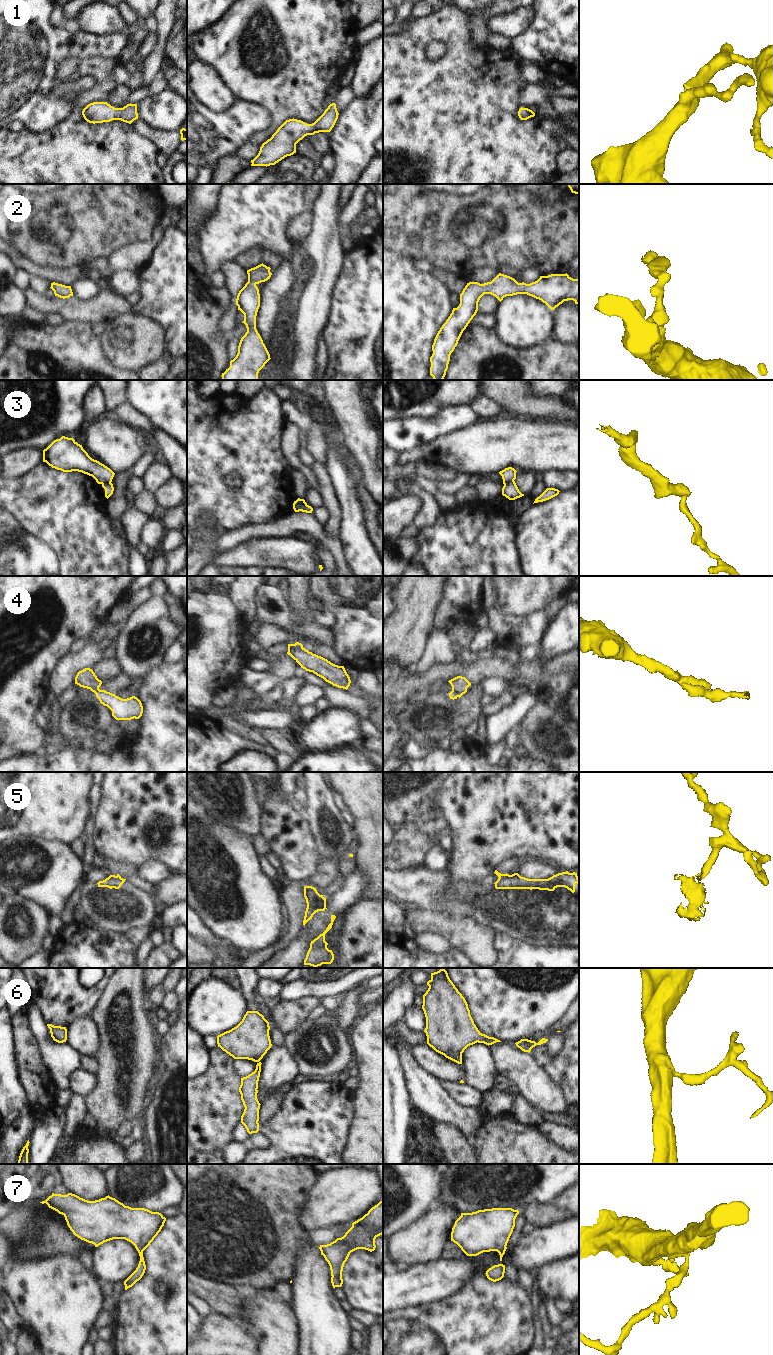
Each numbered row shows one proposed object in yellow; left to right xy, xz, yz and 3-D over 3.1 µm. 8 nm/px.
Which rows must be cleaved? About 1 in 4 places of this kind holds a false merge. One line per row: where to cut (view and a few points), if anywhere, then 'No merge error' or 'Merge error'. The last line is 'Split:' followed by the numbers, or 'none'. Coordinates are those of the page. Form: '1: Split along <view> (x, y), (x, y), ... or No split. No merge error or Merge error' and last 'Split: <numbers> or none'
1: No split. No merge error
2: No split. No merge error
3: Split along xz (306, 504), (303, 504), (299, 510). Merge error
4: Split along xy (100, 690), (96, 694). Merge error
5: Split along yz (508, 874), (499, 877). Merge error
6: No split. No merge error
7: No split. No merge error
Split: 3, 4, 5

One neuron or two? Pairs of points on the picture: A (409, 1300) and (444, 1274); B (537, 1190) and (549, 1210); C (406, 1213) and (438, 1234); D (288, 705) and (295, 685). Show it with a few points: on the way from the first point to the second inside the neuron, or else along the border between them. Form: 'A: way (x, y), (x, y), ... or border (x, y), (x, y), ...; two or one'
A: way (418, 1291), (425, 1284), (435, 1281); one
B: border (551, 1203), (530, 1201), (522, 1207); two
C: border (429, 1209), (407, 1227), (396, 1233); two
D: way (288, 700), (290, 690); one

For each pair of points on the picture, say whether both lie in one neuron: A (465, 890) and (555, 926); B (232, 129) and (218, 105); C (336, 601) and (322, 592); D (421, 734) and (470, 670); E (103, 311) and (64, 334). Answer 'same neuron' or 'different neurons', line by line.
A: same neuron
B: different neurons
C: same neuron
D: different neurons
E: different neurons

